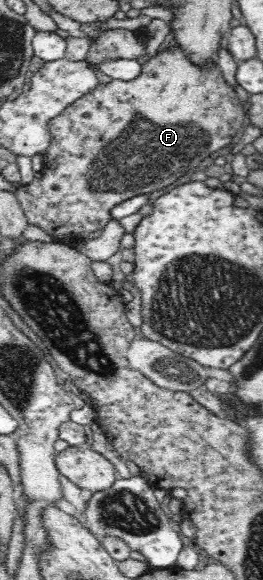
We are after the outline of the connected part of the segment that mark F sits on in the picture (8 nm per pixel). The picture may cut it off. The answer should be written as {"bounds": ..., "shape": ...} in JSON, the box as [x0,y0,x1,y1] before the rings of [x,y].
{"bounds":[16,45,247,243],"shape":[[[177,45],[176,47],[168,47],[163,51],[158,52],[153,57],[149,57],[145,63],[142,64],[141,75],[133,81],[120,82],[119,80],[112,80],[106,85],[99,85],[93,91],[77,98],[69,107],[66,107],[59,115],[49,119],[50,144],[43,154],[44,166],[41,169],[41,177],[35,178],[29,184],[21,184],[21,187],[16,191],[16,198],[23,208],[26,219],[29,225],[38,226],[51,235],[54,241],[64,243],[69,240],[71,242],[81,243],[83,239],[89,237],[89,233],[102,230],[105,225],[112,219],[110,209],[122,201],[130,197],[137,197],[137,194],[153,193],[157,189],[169,187],[171,183],[175,183],[179,177],[187,175],[192,169],[204,162],[208,155],[227,148],[230,143],[233,143],[233,137],[243,129],[247,115],[243,111],[243,104],[237,94],[235,94],[234,87],[225,82],[225,77],[218,67],[216,62],[207,62],[204,66],[197,66],[195,62],[189,60],[187,54],[183,52],[183,48]]]}

